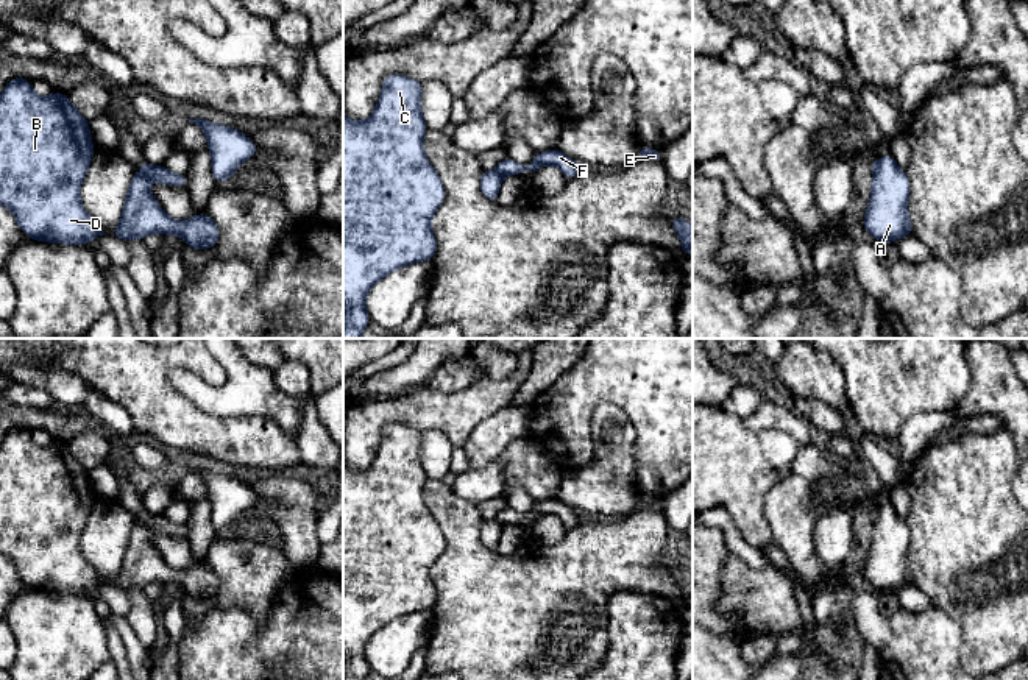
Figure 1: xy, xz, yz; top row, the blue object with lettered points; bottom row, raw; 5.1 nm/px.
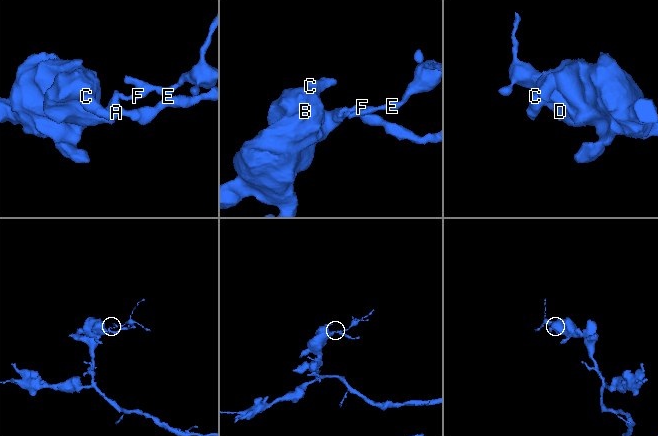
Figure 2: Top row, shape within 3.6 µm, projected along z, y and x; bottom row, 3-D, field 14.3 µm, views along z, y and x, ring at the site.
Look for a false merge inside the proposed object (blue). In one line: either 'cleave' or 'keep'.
cleave

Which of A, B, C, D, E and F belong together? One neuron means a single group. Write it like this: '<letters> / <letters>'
A B C D / E F

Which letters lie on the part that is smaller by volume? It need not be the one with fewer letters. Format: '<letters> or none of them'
E, F

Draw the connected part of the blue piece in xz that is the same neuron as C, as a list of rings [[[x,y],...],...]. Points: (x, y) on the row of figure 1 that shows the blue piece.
[[[387,75],[370,119],[351,122],[343,112],[343,338],[360,338],[371,321],[365,298],[378,281],[437,253],[431,218],[445,190],[423,150],[421,92],[421,83]]]

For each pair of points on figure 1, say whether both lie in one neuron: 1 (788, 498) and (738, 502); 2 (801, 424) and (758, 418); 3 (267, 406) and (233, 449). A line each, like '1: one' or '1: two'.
1: two
2: one
3: two

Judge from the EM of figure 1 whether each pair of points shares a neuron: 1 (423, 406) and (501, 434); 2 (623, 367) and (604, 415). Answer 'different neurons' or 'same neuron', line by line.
1: different neurons
2: different neurons

